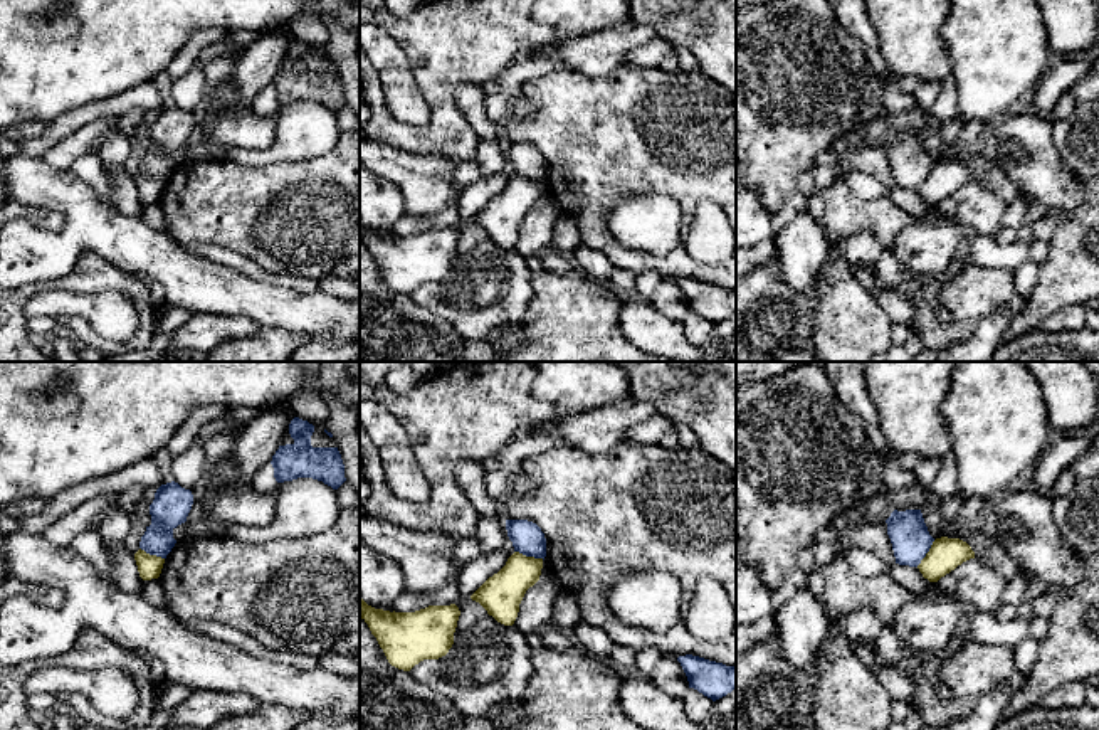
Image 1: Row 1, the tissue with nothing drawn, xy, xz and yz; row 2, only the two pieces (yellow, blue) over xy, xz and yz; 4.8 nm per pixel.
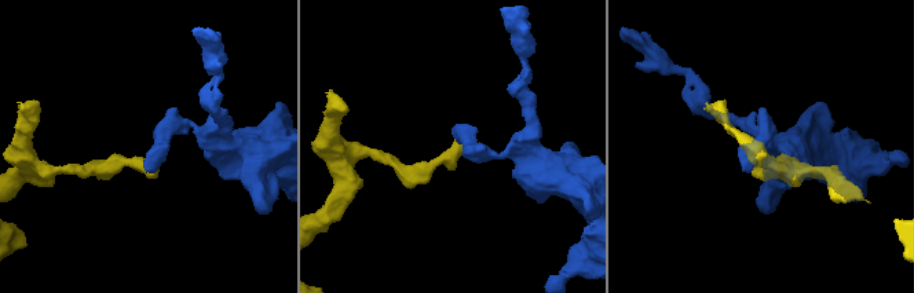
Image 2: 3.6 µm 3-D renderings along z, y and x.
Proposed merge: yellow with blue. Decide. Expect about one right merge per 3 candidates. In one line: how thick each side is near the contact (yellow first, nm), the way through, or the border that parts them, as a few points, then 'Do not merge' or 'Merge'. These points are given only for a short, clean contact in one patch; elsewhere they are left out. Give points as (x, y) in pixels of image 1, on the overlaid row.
Thickness 200 nm (yellow) against 150 nm. Boundary: xz (515, 550), (543, 559). Do not merge

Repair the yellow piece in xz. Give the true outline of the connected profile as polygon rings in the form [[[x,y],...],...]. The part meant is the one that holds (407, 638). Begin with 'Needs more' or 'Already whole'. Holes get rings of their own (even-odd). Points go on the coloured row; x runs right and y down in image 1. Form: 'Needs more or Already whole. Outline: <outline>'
Already whole. Outline: [[[360,597],[360,617],[368,624],[388,663],[403,671],[423,659],[445,656],[454,644],[459,616],[455,604],[390,612],[375,609]]]

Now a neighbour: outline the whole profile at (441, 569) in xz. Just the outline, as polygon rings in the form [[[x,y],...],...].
[[[360,513],[360,538],[400,567],[408,592],[430,592],[459,575],[460,569],[454,562],[455,537],[415,532]]]

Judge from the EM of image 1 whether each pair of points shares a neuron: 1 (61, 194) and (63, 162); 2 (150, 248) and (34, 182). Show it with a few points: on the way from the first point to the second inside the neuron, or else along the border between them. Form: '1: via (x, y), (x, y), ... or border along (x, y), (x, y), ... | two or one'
1: border along (59, 169), (69, 170) | two
2: via (121, 239), (103, 231), (63, 190) | one

